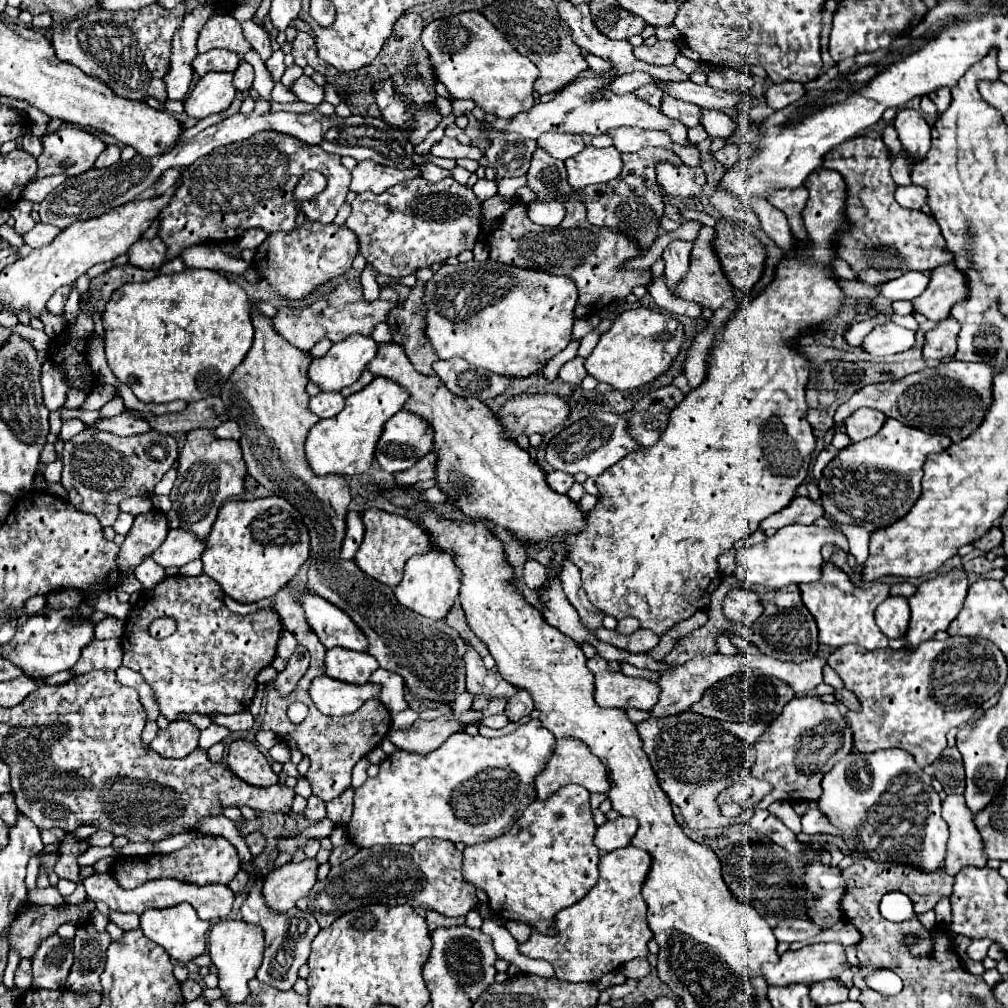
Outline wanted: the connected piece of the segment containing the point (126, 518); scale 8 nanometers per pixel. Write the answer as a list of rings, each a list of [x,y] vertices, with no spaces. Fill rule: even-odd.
[[[121,512],[121,514],[119,514],[119,518],[117,518],[117,520],[115,520],[115,524],[113,524],[113,530],[115,530],[117,534],[123,534],[123,536],[125,536],[125,534],[129,532],[129,528],[131,528],[133,520],[135,520],[135,516]]]

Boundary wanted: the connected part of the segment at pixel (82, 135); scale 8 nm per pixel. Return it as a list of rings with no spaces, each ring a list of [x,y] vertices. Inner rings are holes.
[[[61,128],[43,138],[43,152],[37,158],[37,172],[35,180],[53,176],[53,174],[67,174],[77,176],[89,168],[93,168],[95,158],[107,148],[97,136],[81,128]]]

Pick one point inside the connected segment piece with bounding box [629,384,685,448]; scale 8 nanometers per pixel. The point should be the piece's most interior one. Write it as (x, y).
(650, 417)

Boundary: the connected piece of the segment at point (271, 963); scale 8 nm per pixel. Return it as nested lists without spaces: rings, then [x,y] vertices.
[[[255,886],[255,890],[249,890],[247,900],[241,906],[241,914],[245,922],[259,924],[265,932],[265,958],[257,972],[257,980],[277,988],[277,990],[291,990],[297,980],[297,970],[307,962],[311,952],[311,942],[315,934],[321,930],[317,920],[311,912],[303,912],[299,908],[293,910],[293,918],[273,918],[273,910],[267,906],[261,888]]]

